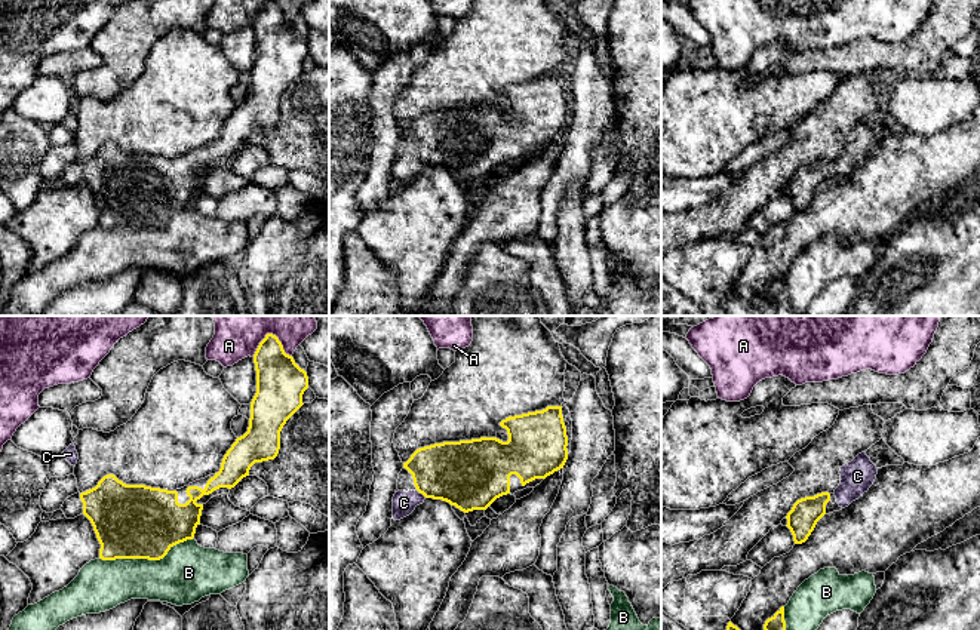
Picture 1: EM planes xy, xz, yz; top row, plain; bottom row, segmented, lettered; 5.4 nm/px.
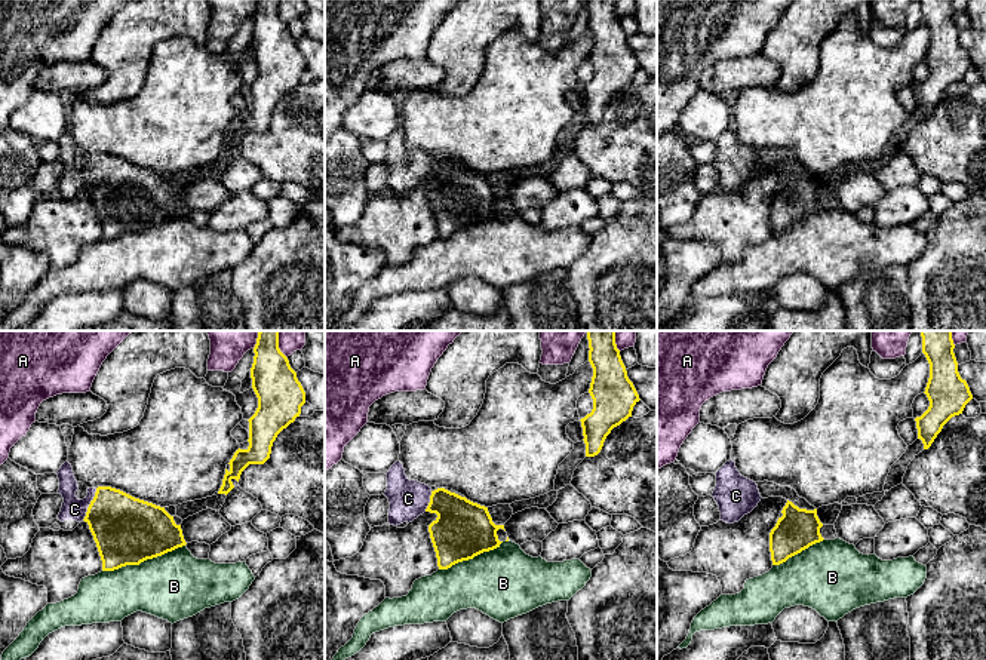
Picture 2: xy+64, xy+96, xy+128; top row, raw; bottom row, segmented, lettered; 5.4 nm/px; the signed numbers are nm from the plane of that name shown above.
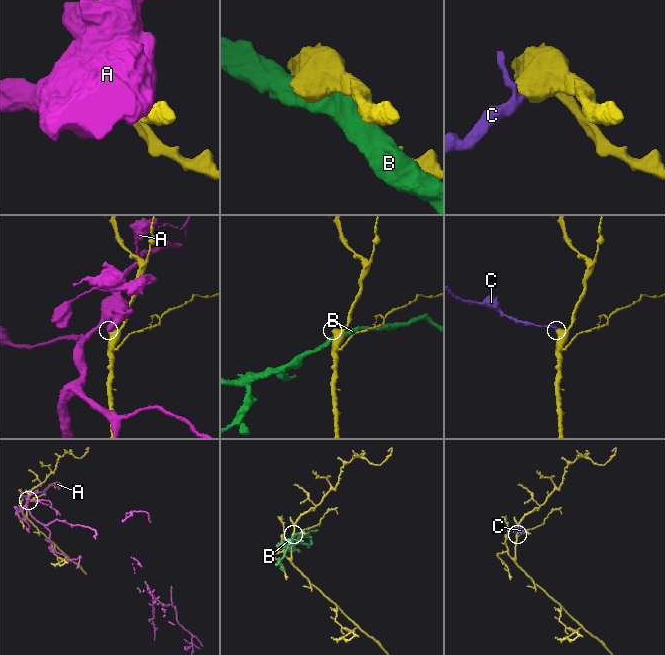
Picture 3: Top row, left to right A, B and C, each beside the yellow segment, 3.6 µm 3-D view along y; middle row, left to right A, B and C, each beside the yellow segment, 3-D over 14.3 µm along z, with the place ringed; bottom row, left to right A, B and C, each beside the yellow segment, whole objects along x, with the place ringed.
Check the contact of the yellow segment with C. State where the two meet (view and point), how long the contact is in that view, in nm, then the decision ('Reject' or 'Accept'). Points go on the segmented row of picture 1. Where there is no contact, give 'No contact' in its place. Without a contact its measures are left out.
Touches yellow at xz (421, 492). Shared border 70 nm. Accept

